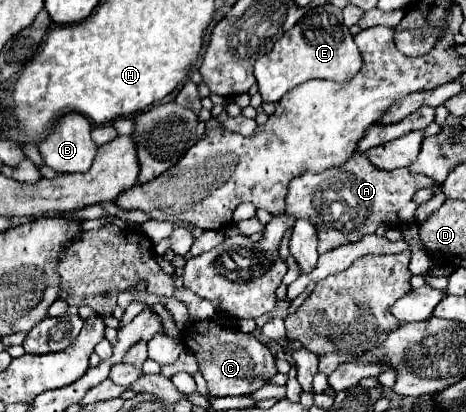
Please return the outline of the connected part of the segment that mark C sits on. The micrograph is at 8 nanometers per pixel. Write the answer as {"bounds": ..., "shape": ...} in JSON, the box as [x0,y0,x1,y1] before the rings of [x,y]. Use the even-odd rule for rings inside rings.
{"bounds":[182,320,276,396],"shape":[[[200,320],[192,322],[186,328],[186,332],[182,332],[182,338],[186,348],[194,354],[198,368],[208,382],[210,396],[252,394],[254,390],[264,386],[270,376],[276,374],[274,356],[252,334],[244,334],[234,328],[222,328],[214,320]],[[192,330],[206,330],[206,332],[192,332]]]}

